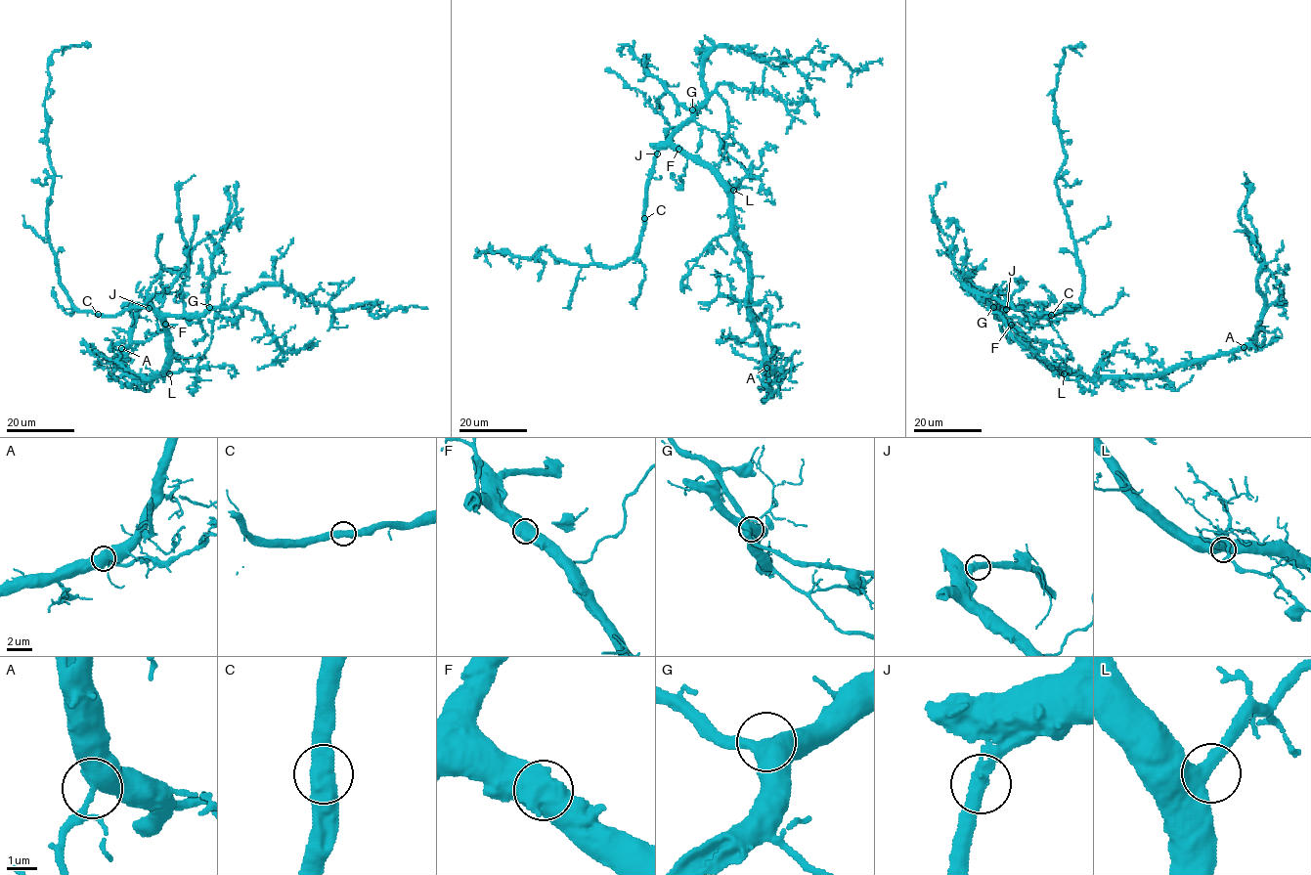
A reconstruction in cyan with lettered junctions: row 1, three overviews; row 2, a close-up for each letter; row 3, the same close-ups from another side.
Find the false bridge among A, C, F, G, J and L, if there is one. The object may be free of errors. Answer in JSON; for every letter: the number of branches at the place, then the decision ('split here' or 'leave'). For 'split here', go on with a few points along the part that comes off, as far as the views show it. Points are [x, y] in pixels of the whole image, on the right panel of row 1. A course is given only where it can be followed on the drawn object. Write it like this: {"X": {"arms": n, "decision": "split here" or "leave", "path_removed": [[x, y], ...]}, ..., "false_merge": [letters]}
{"A": {"arms": 2, "decision": "leave"}, "C": {"arms": 2, "decision": "leave"}, "F": {"arms": 2, "decision": "leave"}, "G": {"arms": 2, "decision": "leave"}, "J": {"arms": 2, "decision": "leave"}, "L": {"arms": 2, "decision": "leave"}, "false_merge": []}

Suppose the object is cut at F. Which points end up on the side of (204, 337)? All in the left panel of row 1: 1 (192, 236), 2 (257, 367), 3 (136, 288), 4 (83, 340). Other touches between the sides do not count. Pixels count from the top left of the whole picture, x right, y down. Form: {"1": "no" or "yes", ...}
{"1": "yes", "2": "yes", "3": "no", "4": "no"}

